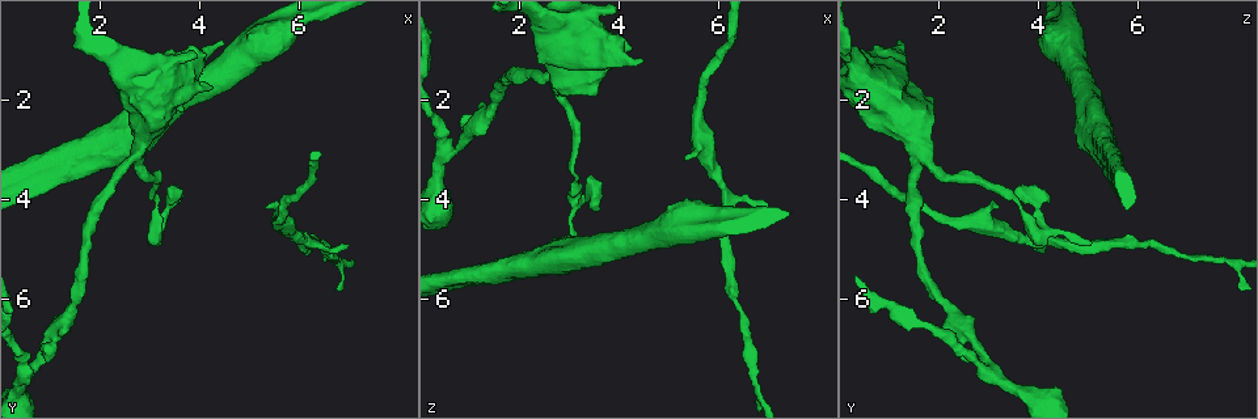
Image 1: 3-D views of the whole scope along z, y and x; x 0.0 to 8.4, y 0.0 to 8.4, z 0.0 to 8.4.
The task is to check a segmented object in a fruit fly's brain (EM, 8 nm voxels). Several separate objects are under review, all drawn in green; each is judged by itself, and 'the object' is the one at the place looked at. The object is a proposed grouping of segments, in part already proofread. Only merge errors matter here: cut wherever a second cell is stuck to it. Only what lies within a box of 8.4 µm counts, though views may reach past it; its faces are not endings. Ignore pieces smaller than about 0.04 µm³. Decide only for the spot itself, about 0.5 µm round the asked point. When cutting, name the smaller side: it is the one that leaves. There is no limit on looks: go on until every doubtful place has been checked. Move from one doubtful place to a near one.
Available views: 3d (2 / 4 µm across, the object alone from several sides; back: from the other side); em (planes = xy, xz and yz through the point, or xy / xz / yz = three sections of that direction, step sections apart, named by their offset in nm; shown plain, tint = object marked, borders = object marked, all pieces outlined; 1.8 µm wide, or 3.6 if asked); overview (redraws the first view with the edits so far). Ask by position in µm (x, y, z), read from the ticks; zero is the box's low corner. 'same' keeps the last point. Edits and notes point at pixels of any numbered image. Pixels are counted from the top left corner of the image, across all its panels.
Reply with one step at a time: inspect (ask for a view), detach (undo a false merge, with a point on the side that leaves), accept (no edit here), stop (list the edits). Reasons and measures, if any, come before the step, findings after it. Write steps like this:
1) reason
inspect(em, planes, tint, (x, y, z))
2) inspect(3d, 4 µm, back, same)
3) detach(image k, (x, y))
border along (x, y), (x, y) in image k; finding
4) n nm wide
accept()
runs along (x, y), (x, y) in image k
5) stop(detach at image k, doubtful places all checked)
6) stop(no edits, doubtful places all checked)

thin arm on a thick one
inspect(em, planes, tint, (2.80, 3.05, 1.60))

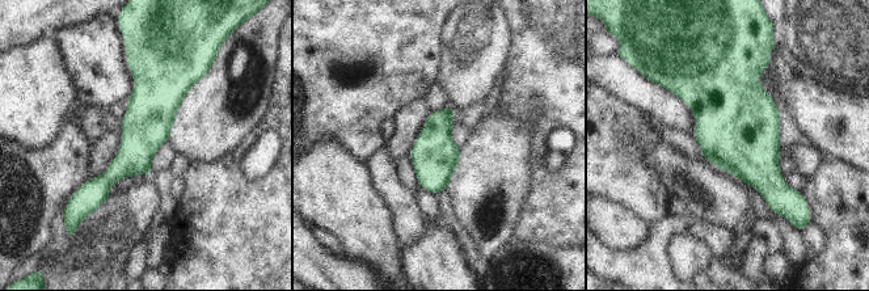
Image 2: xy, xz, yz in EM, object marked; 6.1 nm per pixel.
accept()
runs along (139, 66), (143, 134), (95, 203) in image 2; one cell here

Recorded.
inspect(3d, 2 µm, (0.50, 7.40, 3.05))

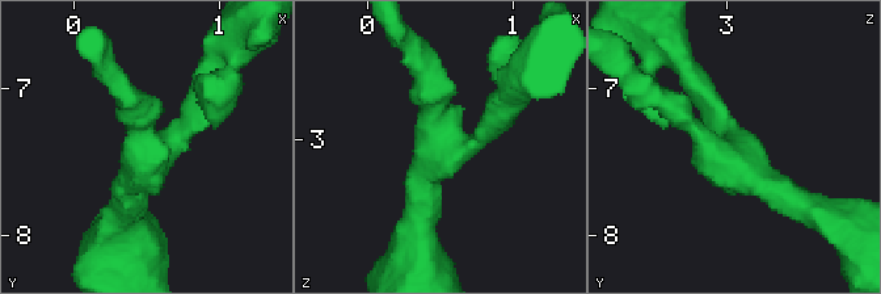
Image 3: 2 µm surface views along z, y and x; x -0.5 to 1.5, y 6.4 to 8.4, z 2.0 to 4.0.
3 arms; arms of 200, 220, 240 nm; shape alone is not enough
inspect(em, planes, tint, (0.54, 7.44, 3.02))

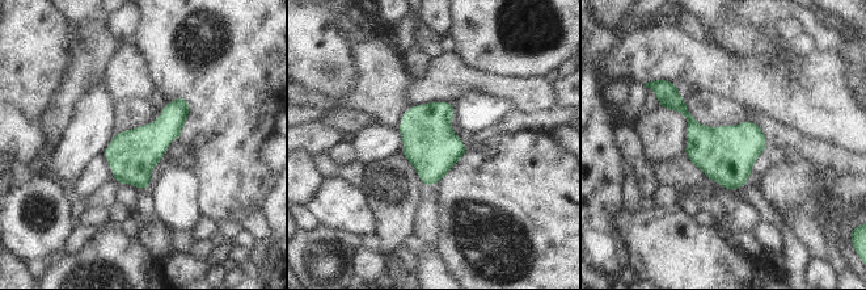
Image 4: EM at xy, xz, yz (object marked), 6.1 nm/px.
accept()
continuous, no second cell

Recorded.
abrupt turn
inspect(em, planes, tint, (3.25, 4.30, 3.95))

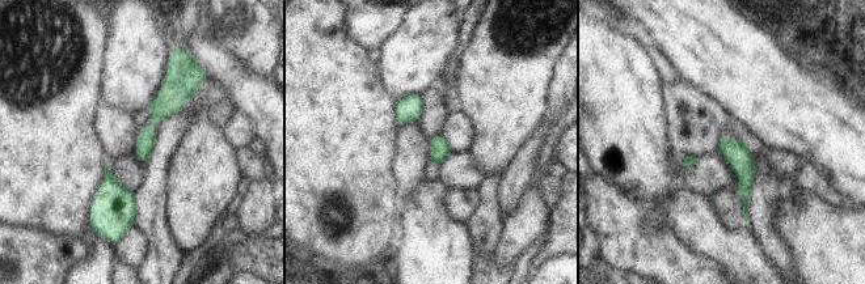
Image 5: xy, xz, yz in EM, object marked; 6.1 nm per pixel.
accept()
continuous, no second cell

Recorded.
stop(no edits, doubtful places all checked)

